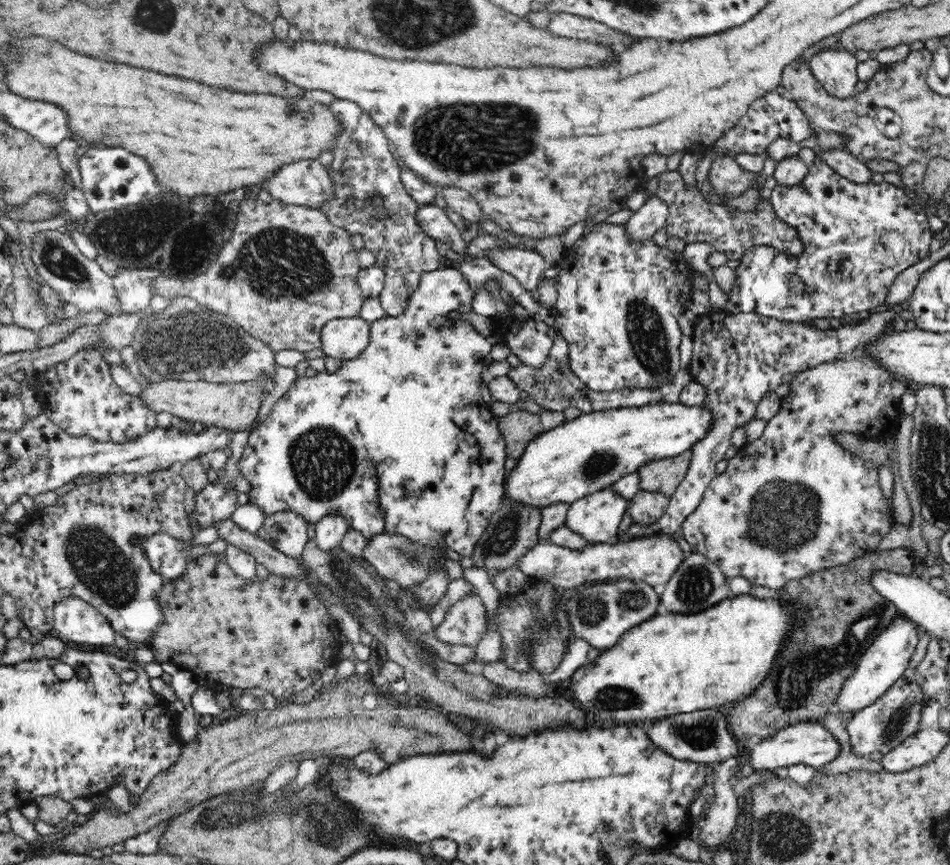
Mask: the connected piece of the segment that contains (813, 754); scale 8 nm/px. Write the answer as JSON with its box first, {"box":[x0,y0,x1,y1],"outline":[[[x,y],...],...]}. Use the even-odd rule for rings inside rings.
{"box":[745,721,840,773],"outline":[[[806,721],[782,728],[774,736],[749,748],[745,762],[748,762],[753,772],[784,773],[789,766],[800,763],[818,770],[822,769],[824,764],[832,762],[838,750],[840,750],[838,742],[821,722]]]}

